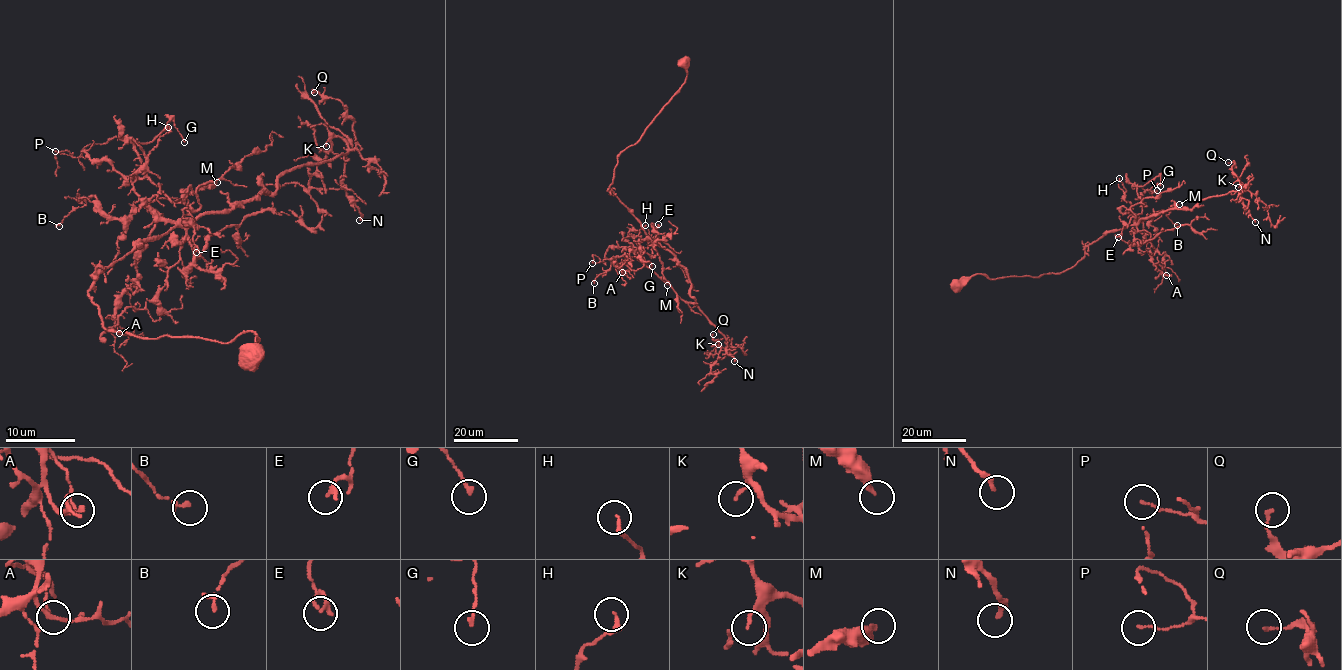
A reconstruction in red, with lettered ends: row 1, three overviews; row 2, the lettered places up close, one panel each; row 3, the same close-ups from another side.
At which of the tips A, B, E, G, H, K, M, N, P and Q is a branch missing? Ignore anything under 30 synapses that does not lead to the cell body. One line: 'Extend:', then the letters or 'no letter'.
Extend: M

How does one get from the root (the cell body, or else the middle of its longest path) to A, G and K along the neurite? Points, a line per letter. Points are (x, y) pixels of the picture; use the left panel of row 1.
A: (173, 227), (156, 214), (154, 229), (135, 259), (139, 290), (126, 288), (113, 318), (119, 333)
G: (173, 227), (189, 207), (170, 200), (151, 181), (135, 146), (139, 142), (149, 142), (172, 120), (184, 142)
K: (173, 227), (225, 214), (258, 193), (272, 193), (284, 172), (347, 151), (340, 137), (326, 146)

